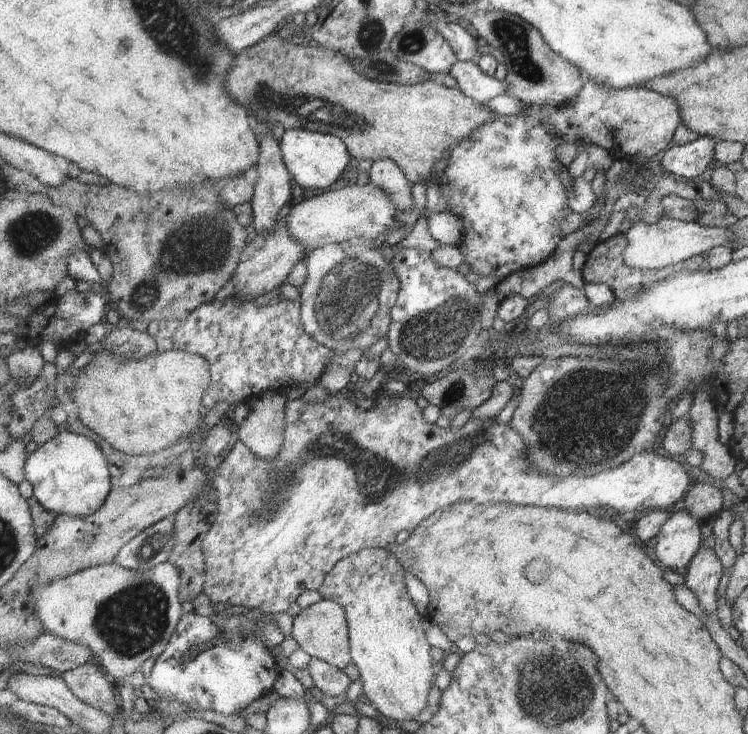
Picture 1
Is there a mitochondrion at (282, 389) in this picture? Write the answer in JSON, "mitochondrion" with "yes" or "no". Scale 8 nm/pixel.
{"mitochondrion":"no"}

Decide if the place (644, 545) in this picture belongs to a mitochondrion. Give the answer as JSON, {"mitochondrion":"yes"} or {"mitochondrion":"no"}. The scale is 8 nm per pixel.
{"mitochondrion":"no"}

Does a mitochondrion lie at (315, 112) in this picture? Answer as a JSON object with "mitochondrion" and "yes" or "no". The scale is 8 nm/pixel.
{"mitochondrion":"yes"}

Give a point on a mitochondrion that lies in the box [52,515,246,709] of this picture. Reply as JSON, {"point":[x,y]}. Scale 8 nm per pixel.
{"point":[130,622]}

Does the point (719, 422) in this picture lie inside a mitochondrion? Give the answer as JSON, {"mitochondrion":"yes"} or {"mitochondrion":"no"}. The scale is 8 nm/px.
{"mitochondrion":"no"}

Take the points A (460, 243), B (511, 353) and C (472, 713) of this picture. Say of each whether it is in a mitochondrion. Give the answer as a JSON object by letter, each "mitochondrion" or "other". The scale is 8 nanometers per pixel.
{"A":"other","B":"other","C":"other"}

